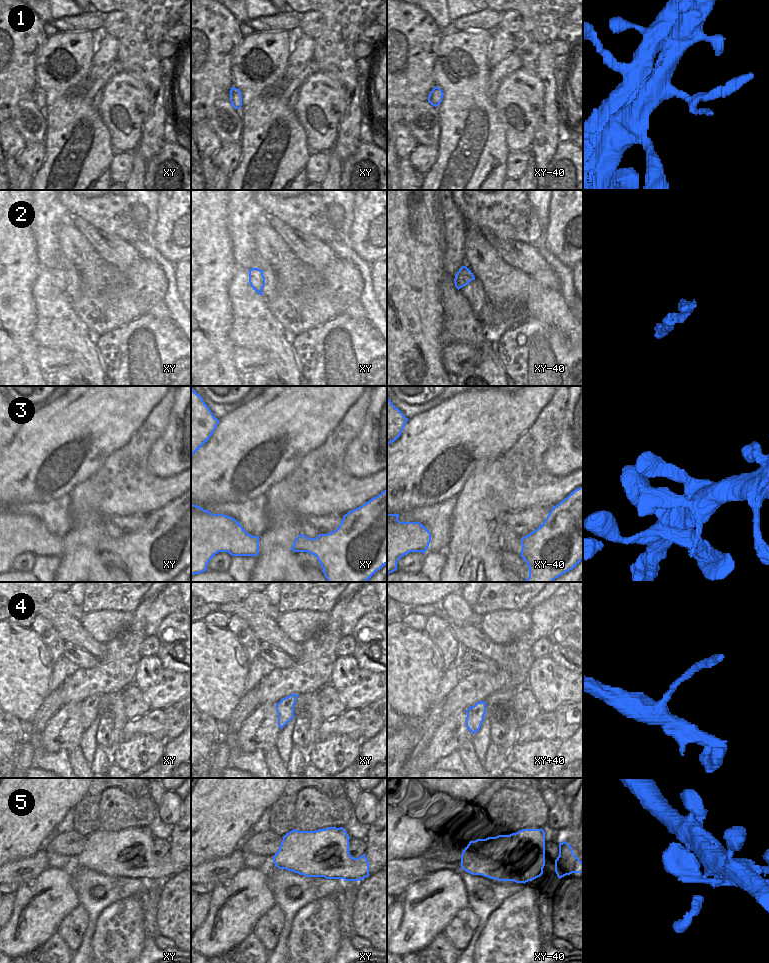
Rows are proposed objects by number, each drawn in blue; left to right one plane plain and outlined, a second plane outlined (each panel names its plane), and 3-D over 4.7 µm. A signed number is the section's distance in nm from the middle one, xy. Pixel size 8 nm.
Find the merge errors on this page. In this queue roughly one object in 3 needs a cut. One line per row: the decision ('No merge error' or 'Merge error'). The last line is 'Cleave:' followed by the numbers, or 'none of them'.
1: No merge error
2: No merge error
3: No merge error
4: Merge error
5: Merge error
Cleave: 4, 5.

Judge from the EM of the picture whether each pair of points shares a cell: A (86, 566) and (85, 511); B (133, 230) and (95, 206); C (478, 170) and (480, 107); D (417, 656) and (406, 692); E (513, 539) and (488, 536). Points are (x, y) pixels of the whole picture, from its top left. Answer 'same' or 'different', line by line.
A: same
B: same
C: same
D: same
E: different

